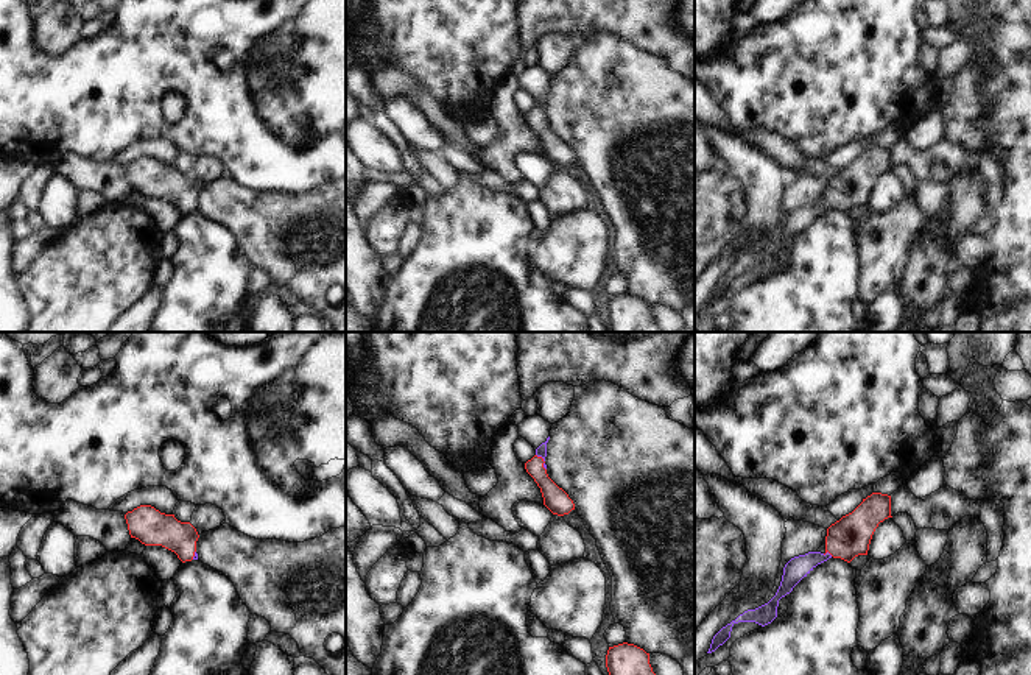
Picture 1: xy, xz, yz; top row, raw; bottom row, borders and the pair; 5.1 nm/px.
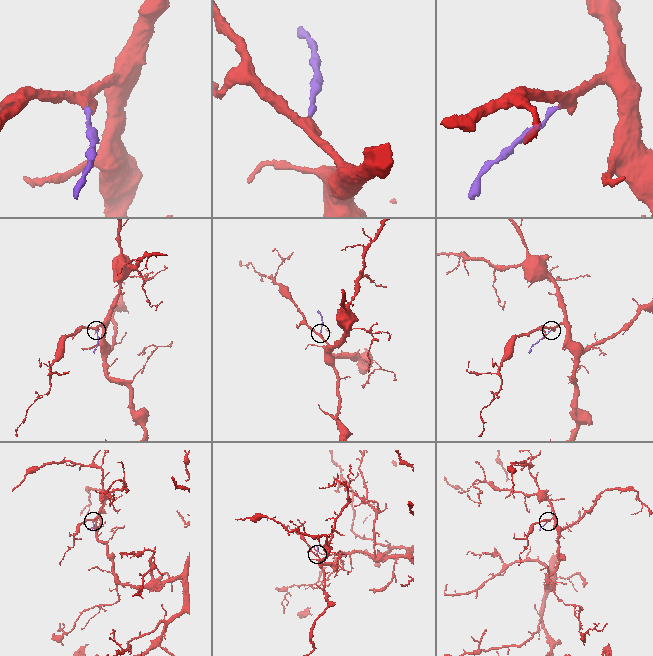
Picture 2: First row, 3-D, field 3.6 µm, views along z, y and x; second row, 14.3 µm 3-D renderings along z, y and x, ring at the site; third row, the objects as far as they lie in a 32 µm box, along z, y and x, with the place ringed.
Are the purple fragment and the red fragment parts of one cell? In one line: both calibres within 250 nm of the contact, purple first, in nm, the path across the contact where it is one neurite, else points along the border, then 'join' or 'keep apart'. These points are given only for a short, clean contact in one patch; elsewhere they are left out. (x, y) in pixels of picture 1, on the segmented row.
60/120 nm | across xz (541, 451), (544, 460), (541, 477), (555, 499) | join

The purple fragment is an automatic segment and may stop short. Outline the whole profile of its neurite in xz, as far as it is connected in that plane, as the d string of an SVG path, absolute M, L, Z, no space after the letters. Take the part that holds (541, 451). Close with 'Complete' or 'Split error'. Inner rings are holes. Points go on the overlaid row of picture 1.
M550 436L536 449L536 455L525 463L525 469L540 488L544 505L553 514L564 516L575 510L575 504L568 494L559 488L547 474L545 457L548 440Z. Split error

